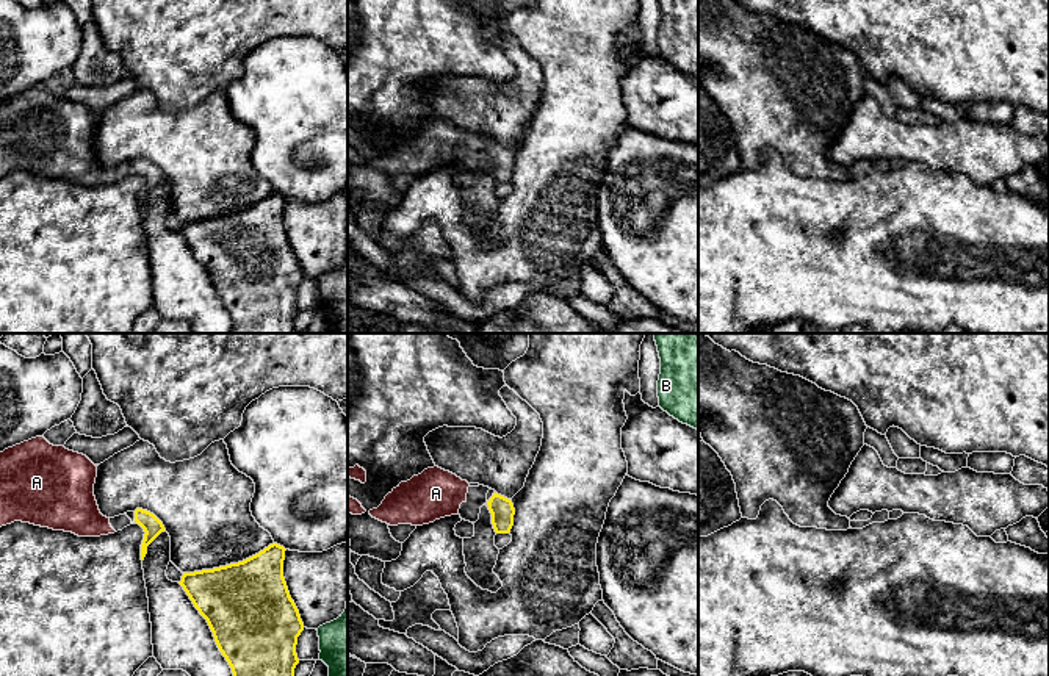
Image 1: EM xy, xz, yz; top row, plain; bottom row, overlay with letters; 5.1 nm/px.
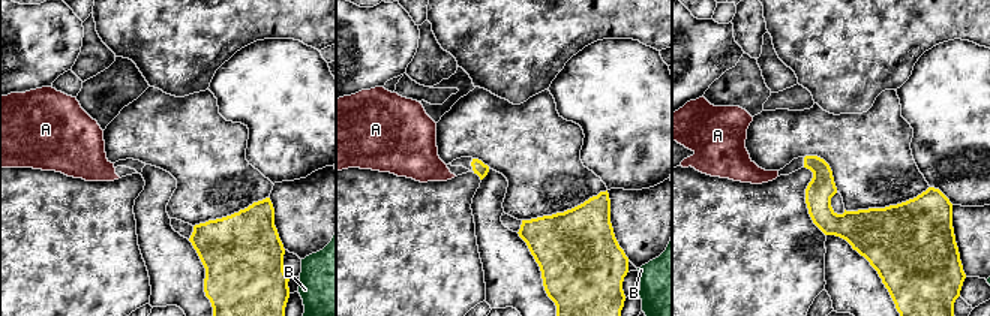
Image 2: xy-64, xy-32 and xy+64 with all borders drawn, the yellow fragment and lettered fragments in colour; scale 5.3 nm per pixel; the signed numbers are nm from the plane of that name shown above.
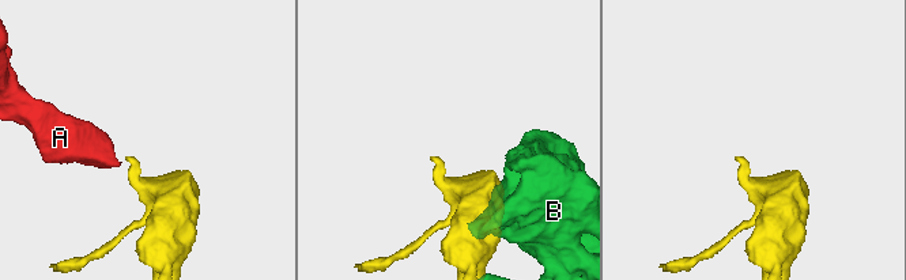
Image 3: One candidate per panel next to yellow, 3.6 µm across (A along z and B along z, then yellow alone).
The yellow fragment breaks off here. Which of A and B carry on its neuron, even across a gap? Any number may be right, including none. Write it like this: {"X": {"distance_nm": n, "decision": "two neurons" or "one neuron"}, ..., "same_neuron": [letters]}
{"A": {"distance_nm": 110, "decision": "one neuron"}, "B": {"distance_nm": 70, "decision": "two neurons"}, "same_neuron": ["A"]}

